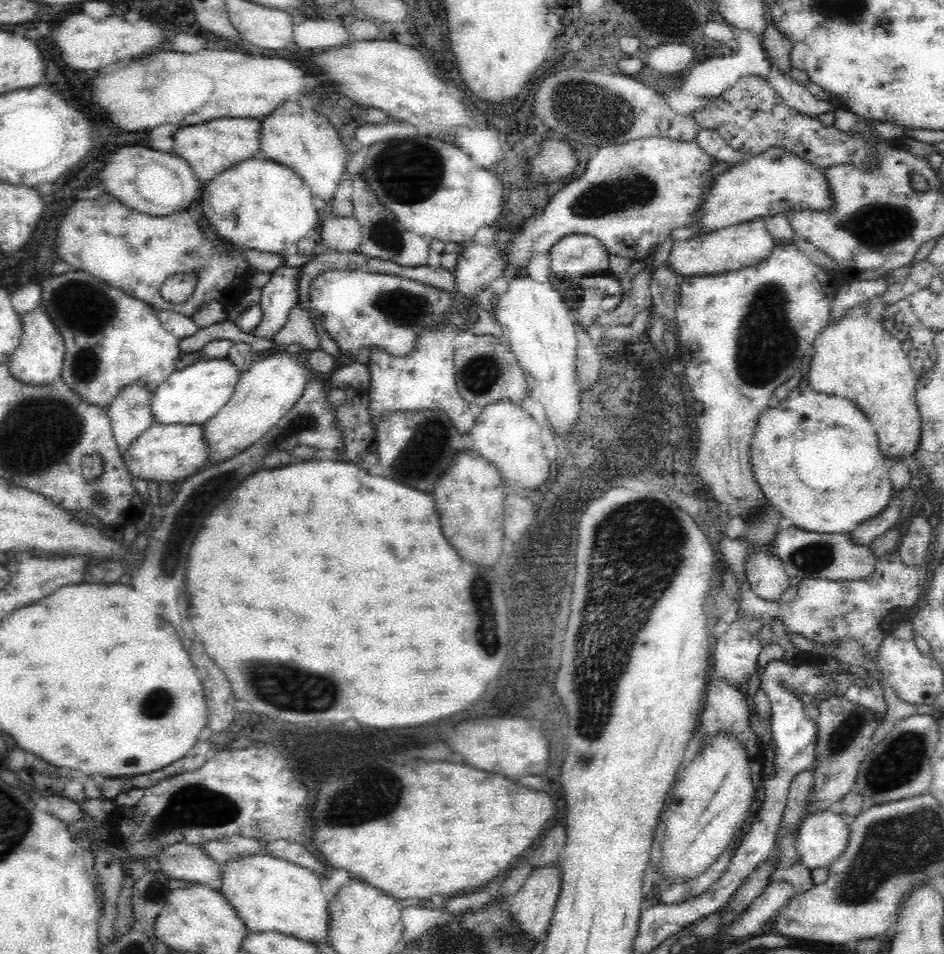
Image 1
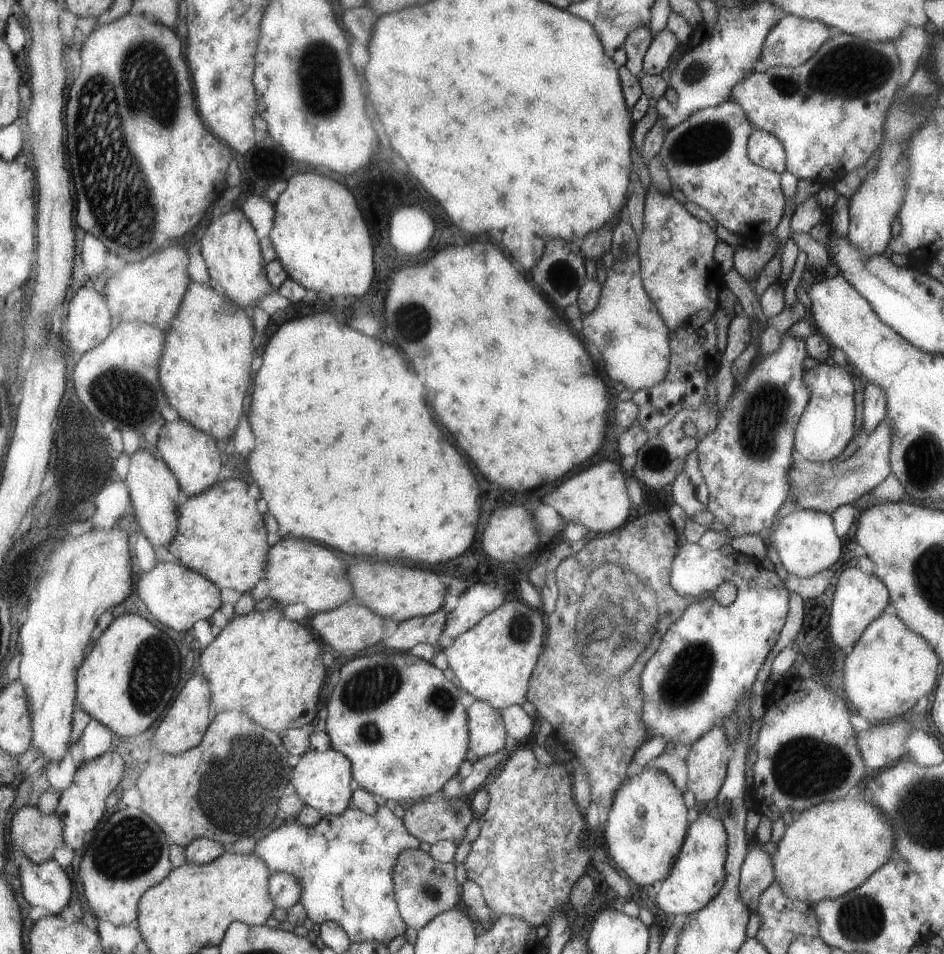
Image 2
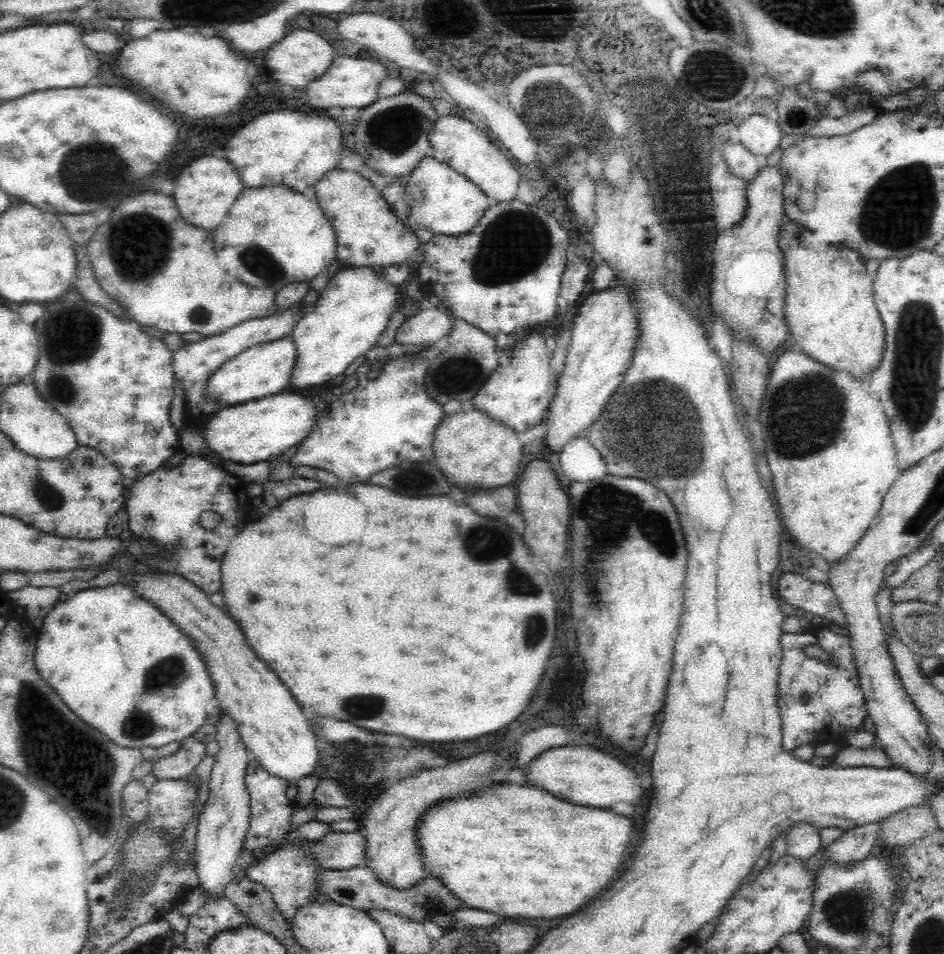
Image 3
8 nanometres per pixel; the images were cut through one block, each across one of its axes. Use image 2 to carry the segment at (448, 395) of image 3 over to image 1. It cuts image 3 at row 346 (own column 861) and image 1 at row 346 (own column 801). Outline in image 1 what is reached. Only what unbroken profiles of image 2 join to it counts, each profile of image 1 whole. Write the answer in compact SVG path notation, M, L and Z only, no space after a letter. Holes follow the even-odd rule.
M462 332L460 338L456 340L456 360L454 360L454 370L456 370L456 384L462 400L472 404L476 412L484 408L486 404L492 404L496 400L512 400L516 404L522 402L530 394L528 390L528 380L524 370L518 366L510 344L504 338L494 338L494 336L474 336L470 332Z

